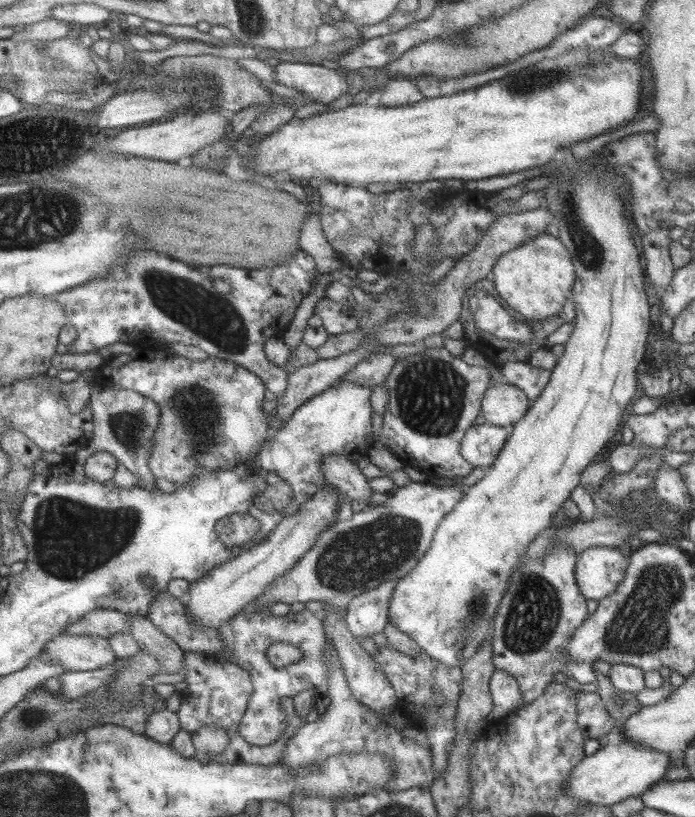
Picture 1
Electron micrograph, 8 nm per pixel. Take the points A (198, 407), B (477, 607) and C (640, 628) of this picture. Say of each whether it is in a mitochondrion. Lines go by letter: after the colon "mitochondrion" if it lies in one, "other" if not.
A: mitochondrion
B: mitochondrion
C: mitochondrion

